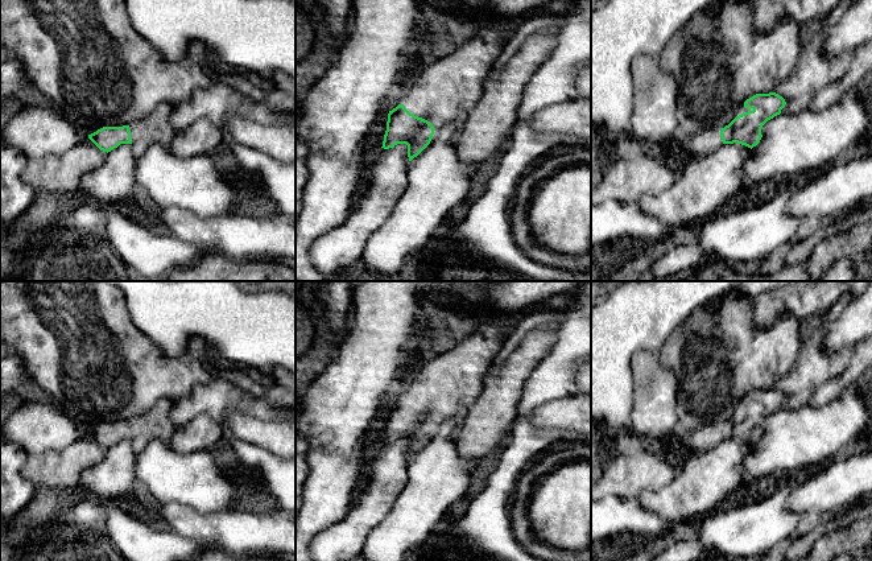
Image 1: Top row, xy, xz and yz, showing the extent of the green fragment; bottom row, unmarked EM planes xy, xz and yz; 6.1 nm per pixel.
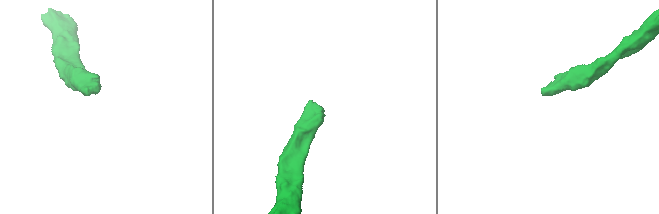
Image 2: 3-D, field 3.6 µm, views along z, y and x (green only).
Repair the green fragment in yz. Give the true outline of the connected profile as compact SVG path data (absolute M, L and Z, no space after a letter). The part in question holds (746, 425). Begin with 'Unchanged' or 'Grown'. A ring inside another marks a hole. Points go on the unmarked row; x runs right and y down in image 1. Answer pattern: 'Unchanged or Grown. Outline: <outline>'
Grown. Outline: M776 388L756 389L744 397L748 408L736 412L722 425L702 426L691 433L678 432L678 444L689 454L708 450L723 440L737 438L752 445L763 433L763 421L780 411L785 400L785 395Z

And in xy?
Grown. Outline: M161 399L145 414L131 421L103 422L88 430L88 434L103 447L111 447L120 440L132 440L142 446L152 440L169 444L177 425L171 420L173 401Z

